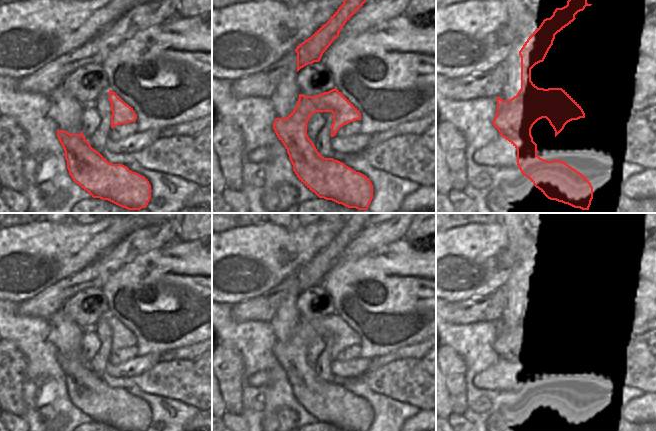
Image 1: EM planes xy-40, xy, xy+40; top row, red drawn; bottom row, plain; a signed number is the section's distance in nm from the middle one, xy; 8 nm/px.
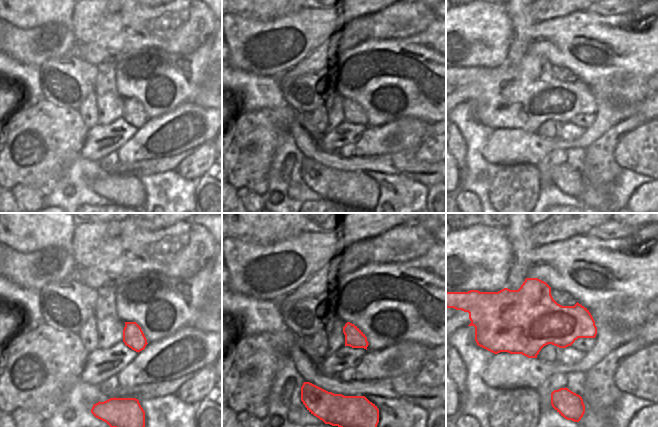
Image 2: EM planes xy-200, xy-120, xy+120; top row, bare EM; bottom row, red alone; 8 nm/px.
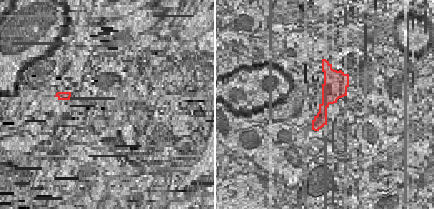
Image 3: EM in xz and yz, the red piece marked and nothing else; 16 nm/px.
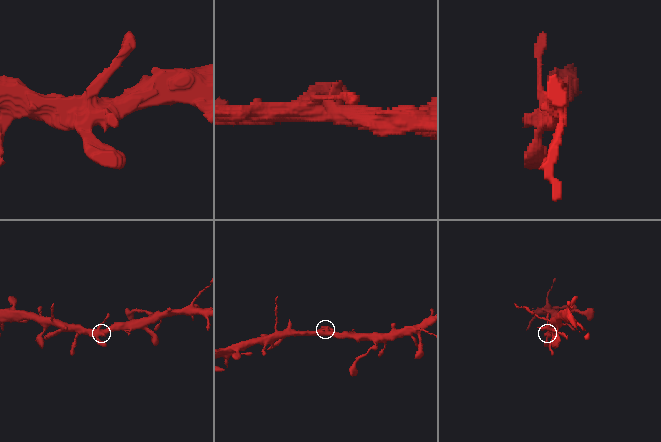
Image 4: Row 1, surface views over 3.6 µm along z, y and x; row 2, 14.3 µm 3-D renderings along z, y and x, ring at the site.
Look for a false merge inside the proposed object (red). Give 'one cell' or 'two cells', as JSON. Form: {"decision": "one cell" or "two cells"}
{"decision": "one cell"}

